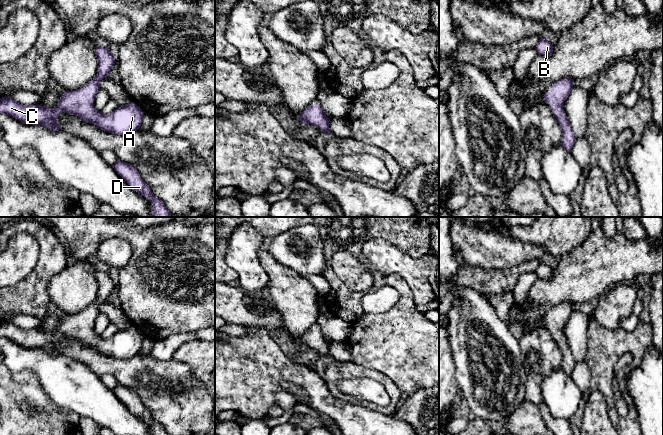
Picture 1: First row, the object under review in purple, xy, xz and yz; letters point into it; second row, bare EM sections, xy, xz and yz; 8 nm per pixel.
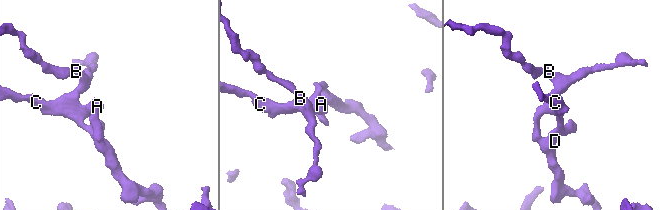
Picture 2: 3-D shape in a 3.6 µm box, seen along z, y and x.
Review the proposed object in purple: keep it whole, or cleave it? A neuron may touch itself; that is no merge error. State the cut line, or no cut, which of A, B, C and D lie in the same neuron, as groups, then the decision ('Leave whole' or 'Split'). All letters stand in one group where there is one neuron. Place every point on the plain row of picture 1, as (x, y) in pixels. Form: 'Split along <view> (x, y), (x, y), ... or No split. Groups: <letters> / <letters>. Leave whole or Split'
No split. Groups: A B C D. Leave whole

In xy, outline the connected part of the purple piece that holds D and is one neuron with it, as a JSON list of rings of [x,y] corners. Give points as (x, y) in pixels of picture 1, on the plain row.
[[[117,384],[112,390],[125,406],[151,426],[151,435],[168,435],[162,424],[156,422],[138,395],[130,388]]]

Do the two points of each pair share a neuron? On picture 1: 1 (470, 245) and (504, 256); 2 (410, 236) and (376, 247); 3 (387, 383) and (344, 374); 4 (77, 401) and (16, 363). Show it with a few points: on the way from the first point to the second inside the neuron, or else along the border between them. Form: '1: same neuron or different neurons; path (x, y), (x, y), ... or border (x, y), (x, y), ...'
1: same neuron; path (478, 247), (496, 250)
2: different neurons; border (366, 242), (372, 238), (385, 238), (410, 255)
3: same neuron; path (376, 375), (367, 372), (355, 372)
4: same neuron; path (62, 386), (39, 363), (31, 363)

